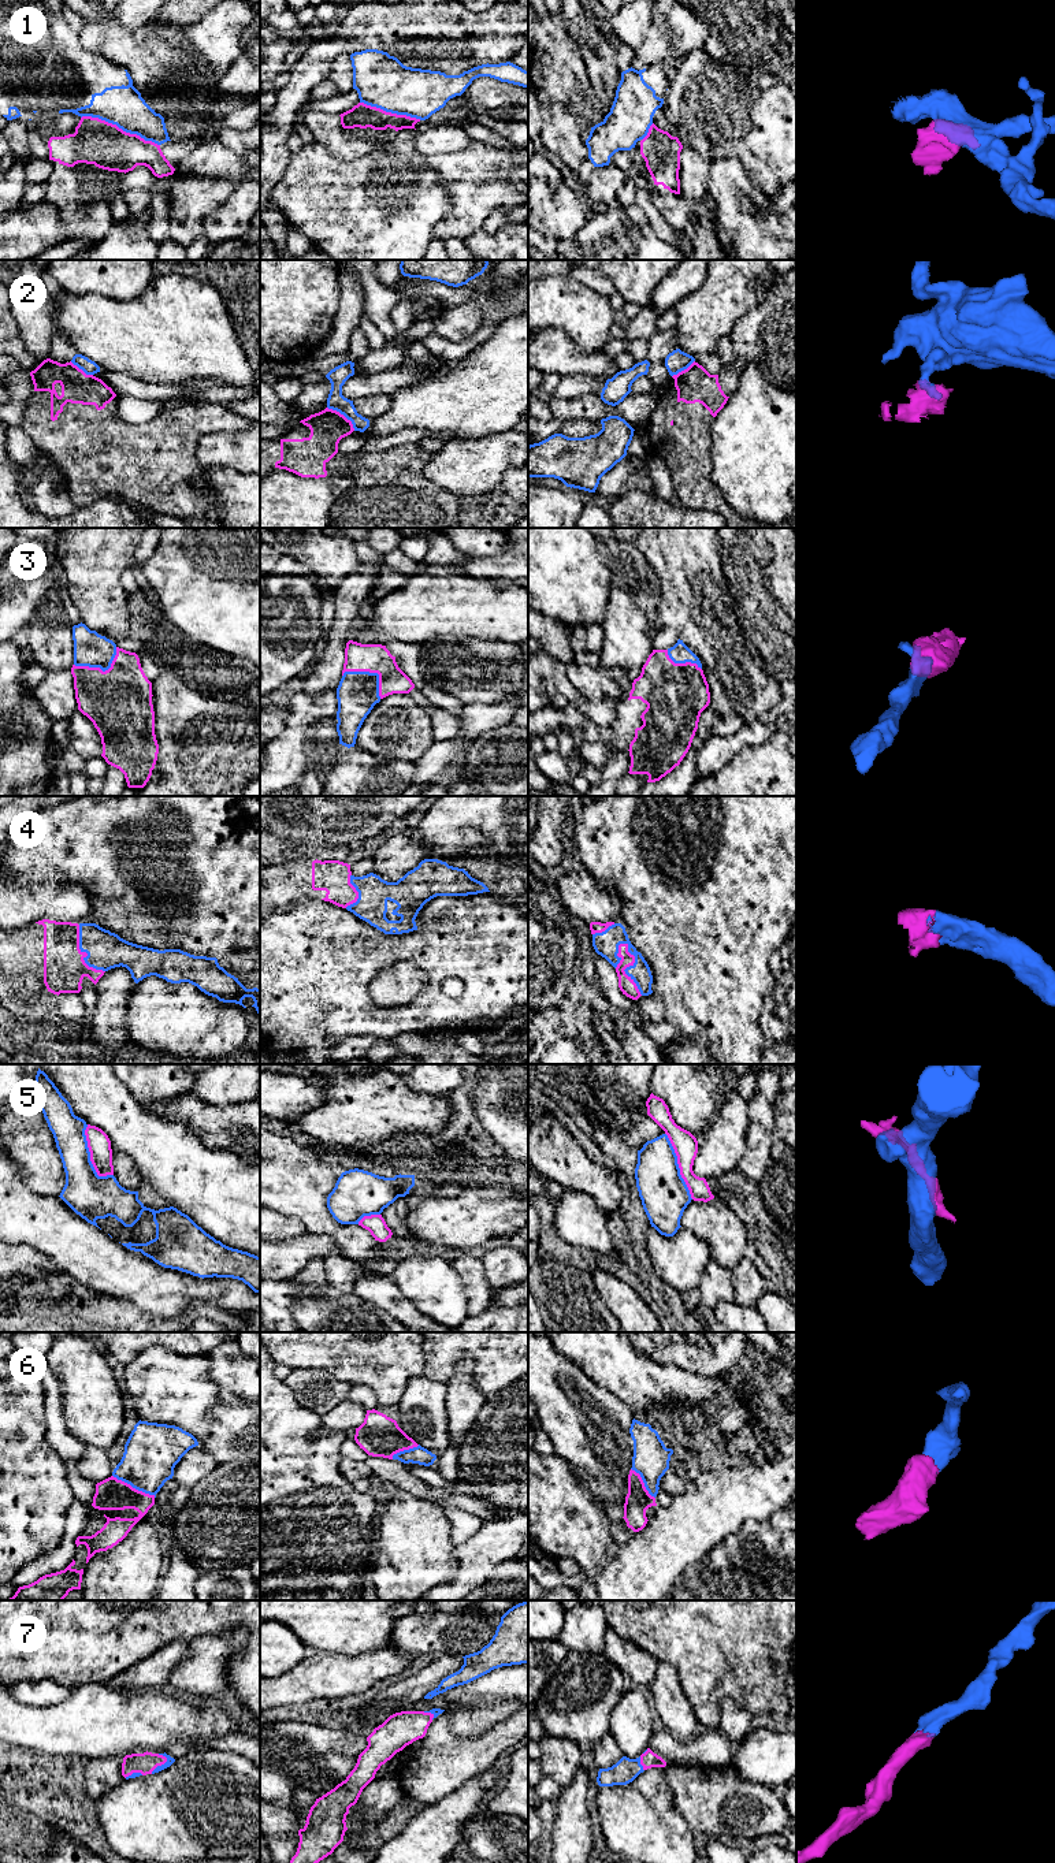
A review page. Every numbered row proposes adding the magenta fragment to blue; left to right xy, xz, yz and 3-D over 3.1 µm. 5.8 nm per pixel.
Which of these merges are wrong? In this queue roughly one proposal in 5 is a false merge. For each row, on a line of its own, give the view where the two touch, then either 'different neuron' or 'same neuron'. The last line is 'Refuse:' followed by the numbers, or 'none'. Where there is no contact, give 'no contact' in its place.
1: xy | different neuron
2: xz | different neuron
3: xz | same neuron
4: yz | same neuron
5: xy | different neuron
6: xy | same neuron
7: xy | same neuron
Refuse: 1, 2, 5

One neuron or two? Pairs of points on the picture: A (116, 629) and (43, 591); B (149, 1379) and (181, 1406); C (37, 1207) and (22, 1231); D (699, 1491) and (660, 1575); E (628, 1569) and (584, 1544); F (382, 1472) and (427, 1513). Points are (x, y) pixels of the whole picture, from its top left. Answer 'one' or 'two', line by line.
A: two
B: one
C: one
D: one
E: two
F: two

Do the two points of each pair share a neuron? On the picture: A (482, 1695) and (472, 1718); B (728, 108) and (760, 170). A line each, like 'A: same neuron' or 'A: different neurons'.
A: different neurons
B: same neuron

